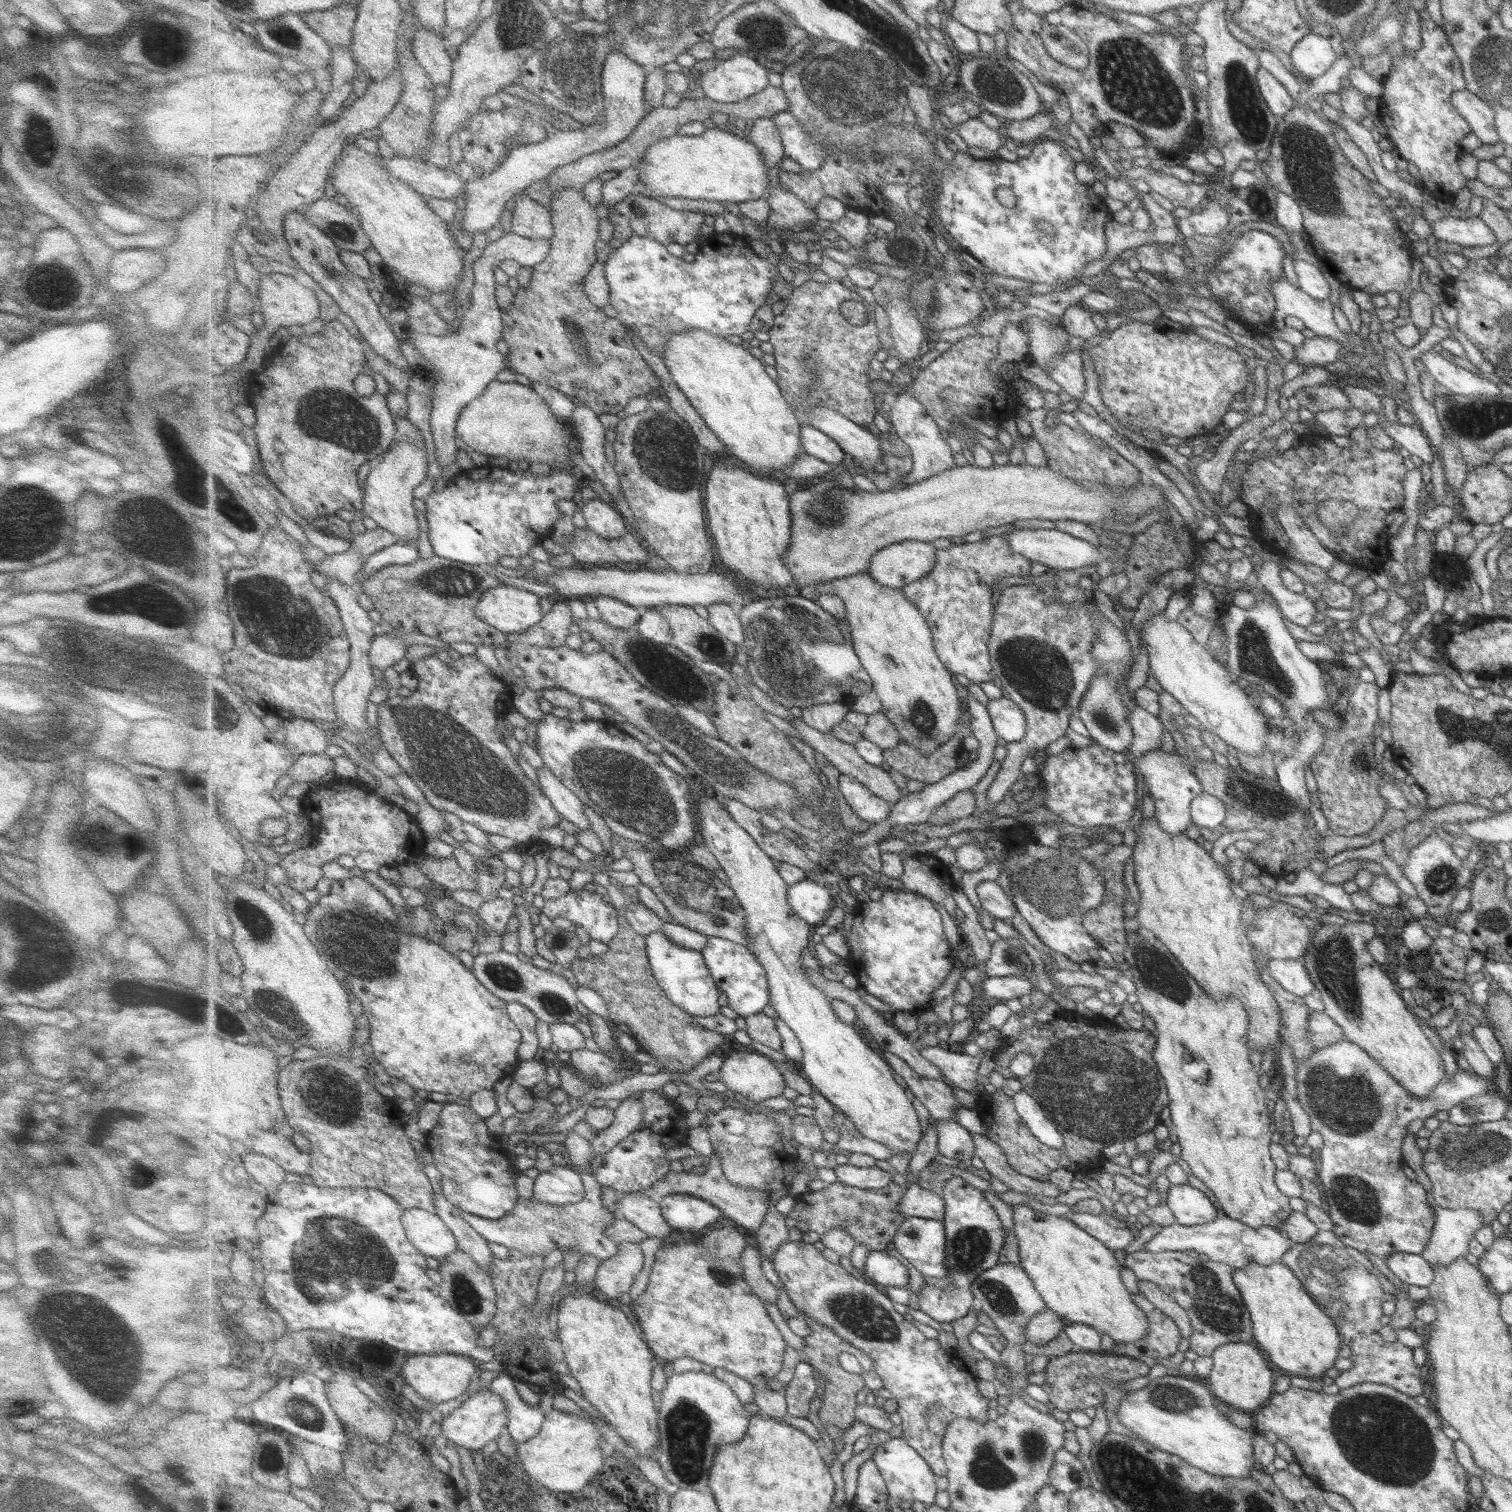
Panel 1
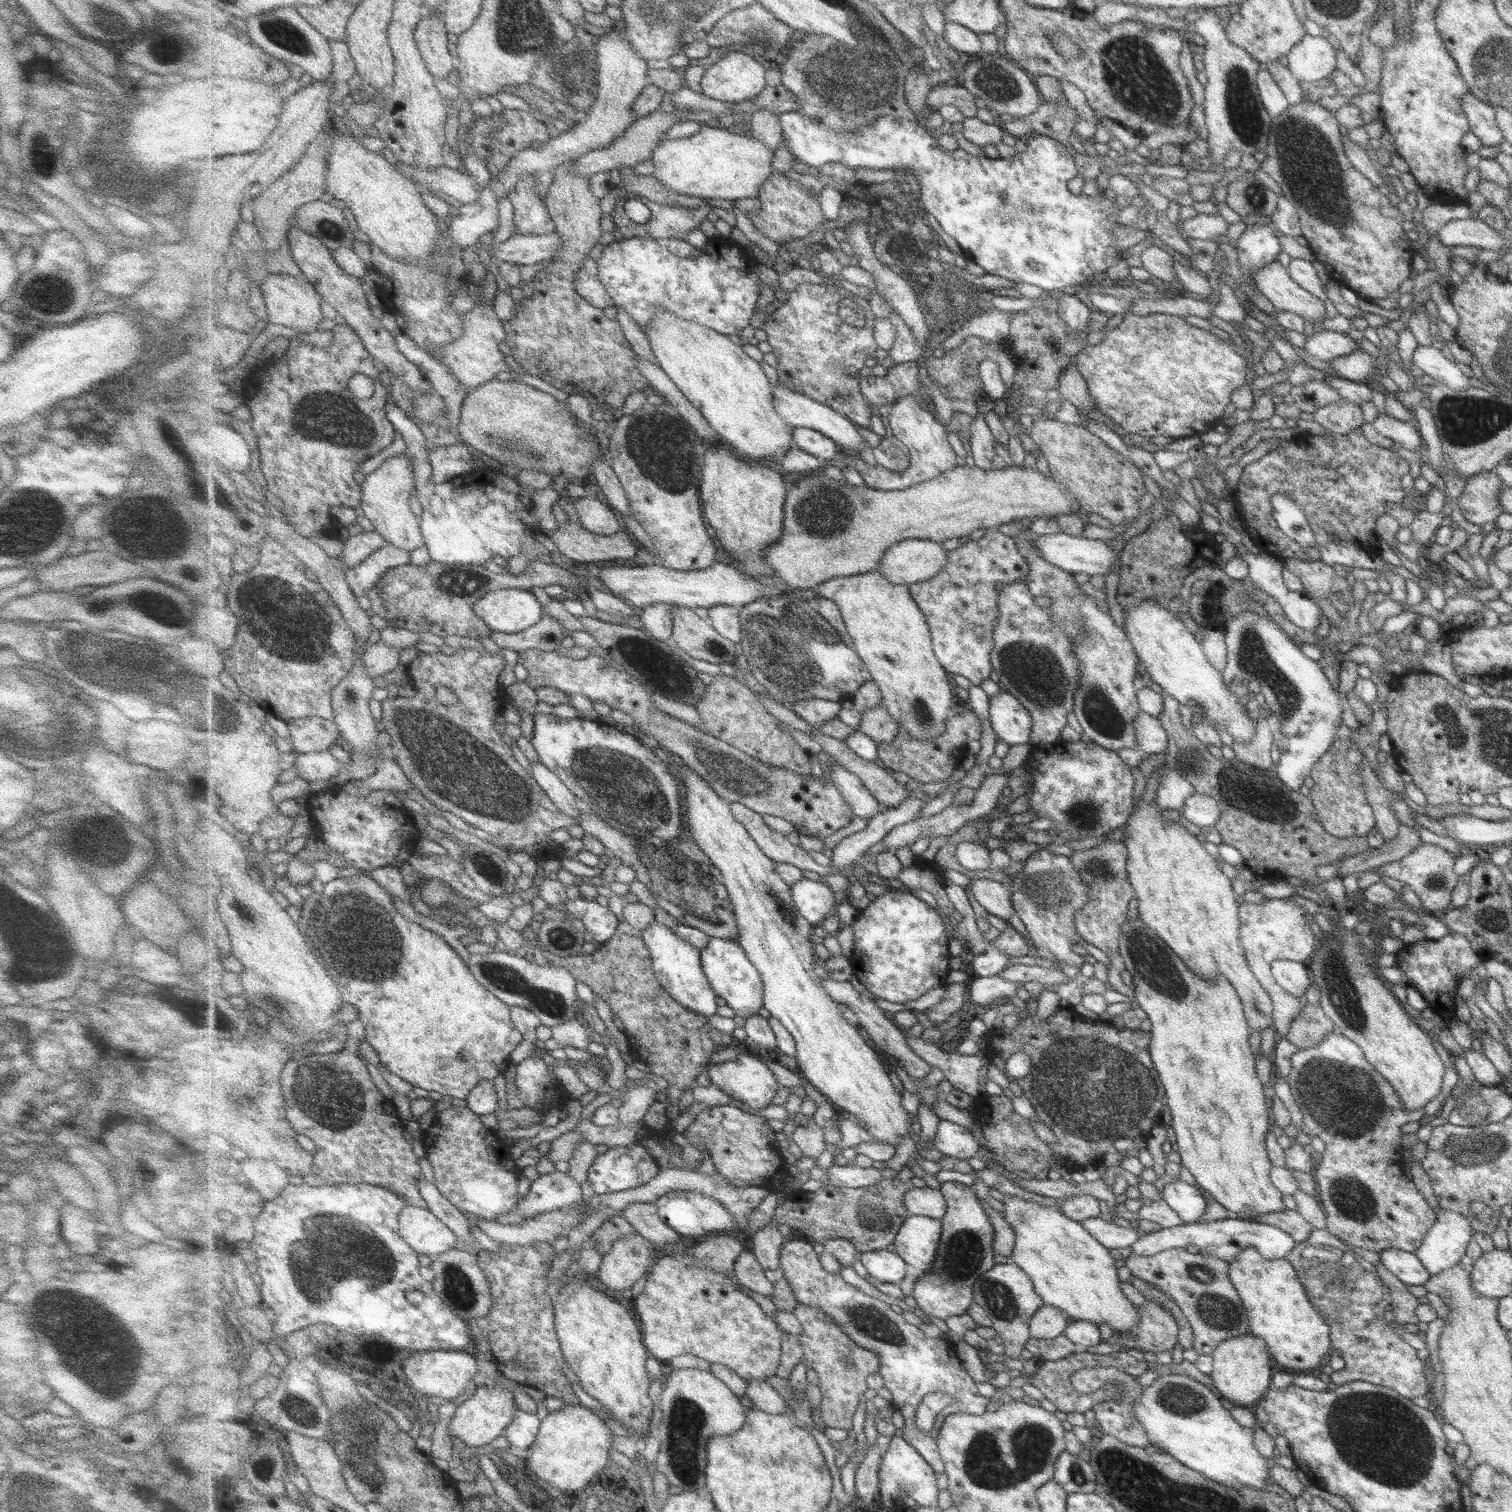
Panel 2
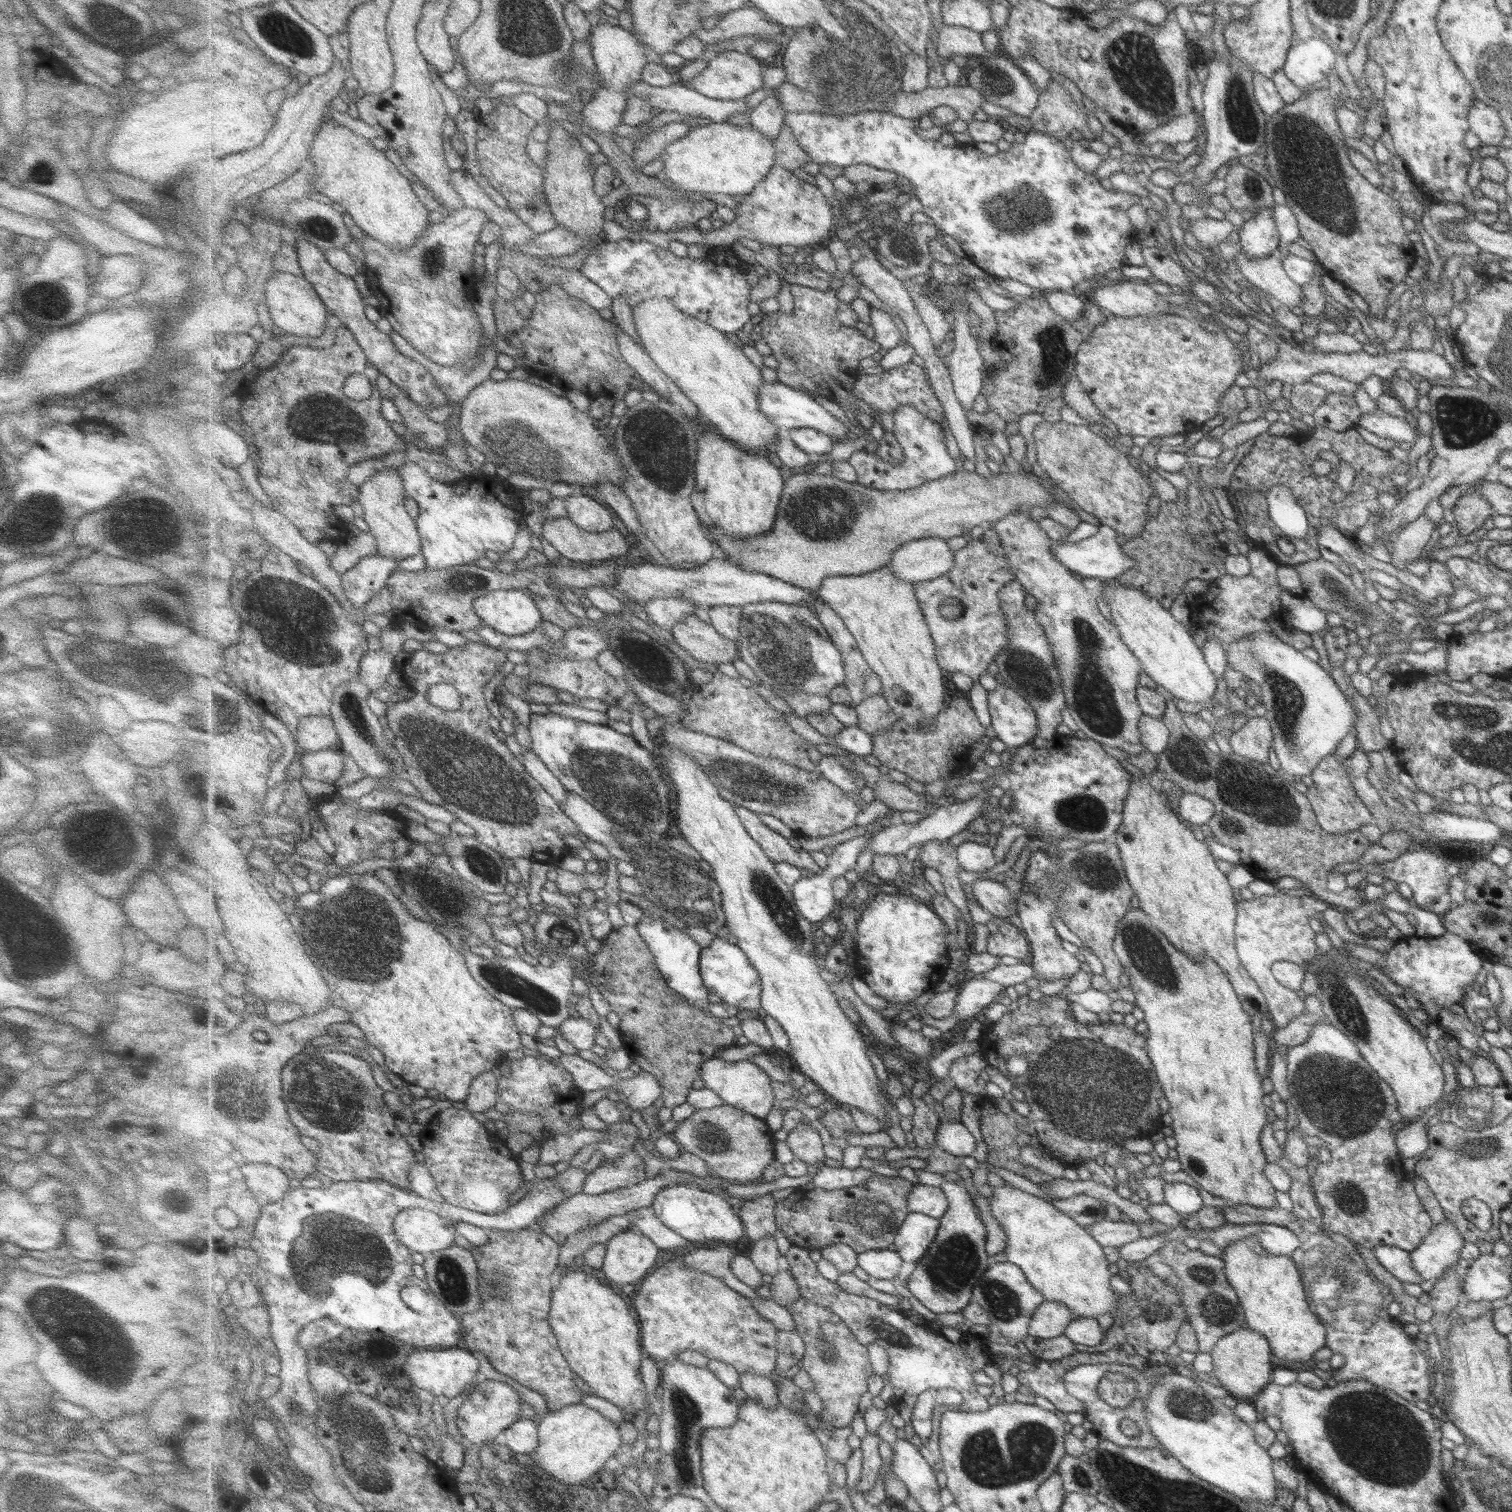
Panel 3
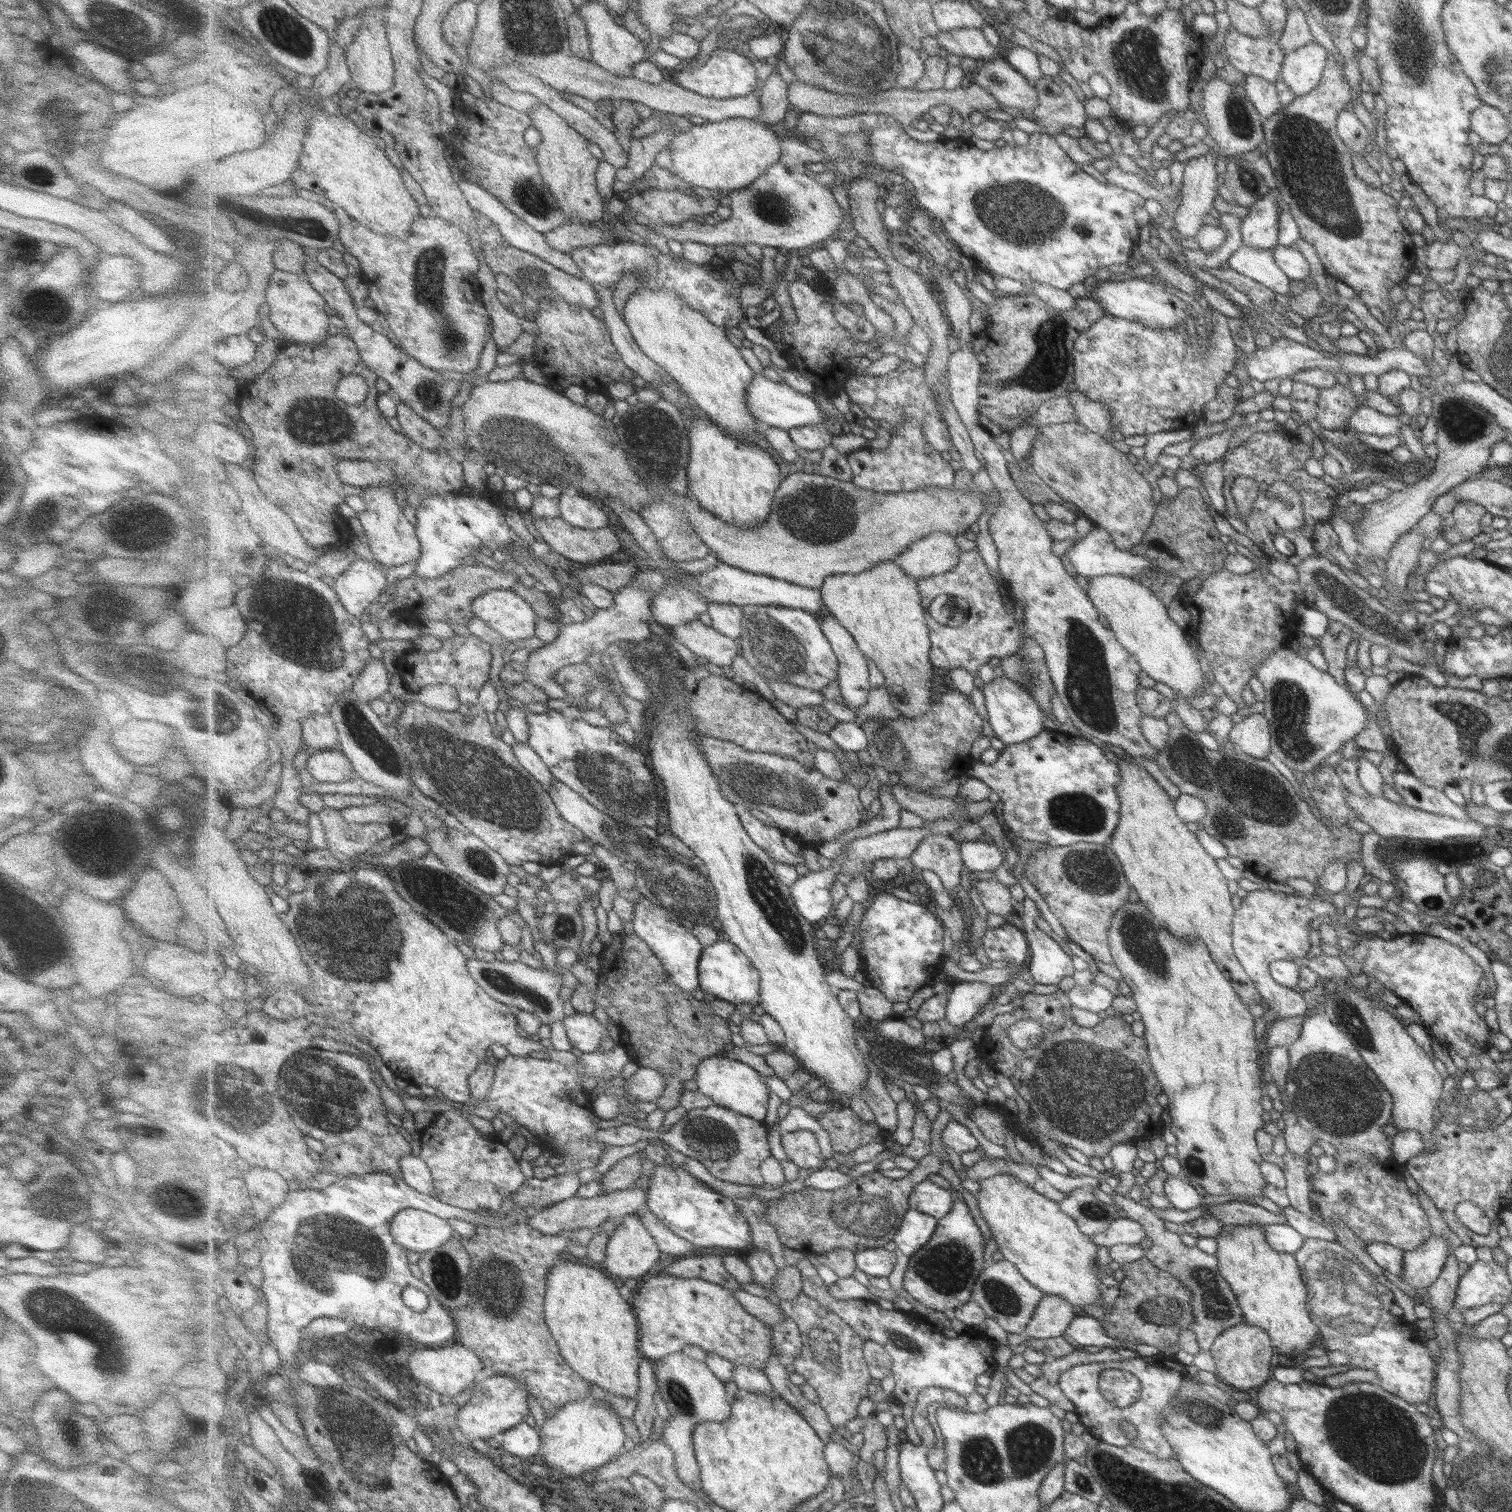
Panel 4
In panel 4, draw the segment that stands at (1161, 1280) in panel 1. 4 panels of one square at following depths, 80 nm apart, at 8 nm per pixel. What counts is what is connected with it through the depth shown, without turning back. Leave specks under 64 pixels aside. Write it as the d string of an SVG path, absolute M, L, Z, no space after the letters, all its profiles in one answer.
M1111 1194L1110 1197L1114 1202L1113 1205L1123 1212L1125 1218L1138 1221L1138 1224L1146 1230L1147 1238L1153 1243L1144 1255L1149 1262L1158 1270L1179 1280L1181 1285L1191 1293L1192 1323L1190 1329L1195 1335L1198 1350L1208 1351L1221 1332L1243 1322L1235 1296L1217 1272L1217 1260L1214 1256L1204 1254L1196 1247L1184 1246L1180 1242L1179 1233L1168 1232L1163 1225L1164 1221L1155 1216L1147 1207L1120 1194Z

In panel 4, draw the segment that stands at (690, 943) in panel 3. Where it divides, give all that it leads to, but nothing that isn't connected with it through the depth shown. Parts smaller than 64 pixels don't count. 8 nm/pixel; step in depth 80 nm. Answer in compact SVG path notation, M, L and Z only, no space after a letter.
M642 898L635 903L635 916L632 920L634 931L662 960L663 966L670 974L671 980L687 994L700 990L699 963L702 959L704 945L694 935L681 925L678 916L673 916L666 908L655 906L649 899Z

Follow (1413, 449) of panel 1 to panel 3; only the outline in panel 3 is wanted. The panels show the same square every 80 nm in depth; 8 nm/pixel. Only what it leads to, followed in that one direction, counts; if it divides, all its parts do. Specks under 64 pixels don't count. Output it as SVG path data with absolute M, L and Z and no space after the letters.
M1374 410L1370 414L1359 414L1355 428L1361 427L1379 438L1392 440L1398 445L1408 447L1418 435L1410 419L1399 419Z

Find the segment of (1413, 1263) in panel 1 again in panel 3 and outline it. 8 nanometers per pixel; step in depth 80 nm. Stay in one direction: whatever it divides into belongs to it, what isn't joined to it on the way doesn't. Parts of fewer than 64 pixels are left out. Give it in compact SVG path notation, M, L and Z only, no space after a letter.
M1377 1246L1371 1250L1376 1262L1399 1283L1419 1285L1419 1276L1411 1270L1411 1260L1406 1251L1393 1246Z

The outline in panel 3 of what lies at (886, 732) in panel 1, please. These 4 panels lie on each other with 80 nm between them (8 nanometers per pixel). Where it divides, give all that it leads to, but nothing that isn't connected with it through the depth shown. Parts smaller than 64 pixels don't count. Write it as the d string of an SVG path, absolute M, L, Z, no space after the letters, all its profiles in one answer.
M878 693L873 697L864 698L857 706L858 727L873 737L877 732L891 730L900 719L887 702L887 699Z

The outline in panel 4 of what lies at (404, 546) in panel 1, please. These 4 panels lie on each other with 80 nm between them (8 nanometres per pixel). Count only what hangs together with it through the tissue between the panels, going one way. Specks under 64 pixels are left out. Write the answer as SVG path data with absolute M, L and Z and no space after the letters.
M357 558L343 575L334 579L331 586L340 601L355 616L367 612L388 586L385 564Z

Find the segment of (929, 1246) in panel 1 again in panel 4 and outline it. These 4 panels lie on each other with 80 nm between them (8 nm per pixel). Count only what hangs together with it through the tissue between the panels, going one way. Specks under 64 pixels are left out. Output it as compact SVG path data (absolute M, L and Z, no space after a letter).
M910 1209L899 1228L898 1235L894 1238L894 1242L903 1255L911 1258L931 1241L937 1228L938 1220L933 1216Z

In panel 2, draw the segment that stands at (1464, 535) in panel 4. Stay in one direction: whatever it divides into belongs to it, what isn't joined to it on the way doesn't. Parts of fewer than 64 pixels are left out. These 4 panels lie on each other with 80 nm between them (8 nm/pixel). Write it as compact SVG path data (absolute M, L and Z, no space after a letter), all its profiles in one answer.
M1483 471L1464 480L1464 487L1457 497L1457 506L1464 522L1479 527L1494 520L1504 512L1498 501L1498 492L1504 488L1497 475Z

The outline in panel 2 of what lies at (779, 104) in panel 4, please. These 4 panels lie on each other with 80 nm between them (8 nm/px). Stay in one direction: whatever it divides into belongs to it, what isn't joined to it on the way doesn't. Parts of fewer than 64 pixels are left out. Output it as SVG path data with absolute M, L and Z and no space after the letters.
M770 110L755 112L748 122L748 132L774 152L784 142L780 115L771 113Z

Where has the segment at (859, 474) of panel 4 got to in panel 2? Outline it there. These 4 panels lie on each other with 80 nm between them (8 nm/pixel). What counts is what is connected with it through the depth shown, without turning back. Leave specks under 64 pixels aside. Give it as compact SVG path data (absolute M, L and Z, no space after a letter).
M913 396L897 400L895 404L892 404L889 413L890 417L886 421L886 426L890 434L907 446L910 453L909 466L901 473L897 473L885 469L881 465L871 467L859 456L847 456L845 458L846 464L856 468L863 475L867 486L882 491L905 490L906 488L937 478L937 476L942 475L944 472L957 467L957 464L959 464L957 462L957 454L955 454L955 450L947 442L947 433L956 432L959 427L968 427L975 417L960 412L953 412L949 424L943 426L937 420L937 417L933 413L927 412L919 404L919 400L915 400Z

